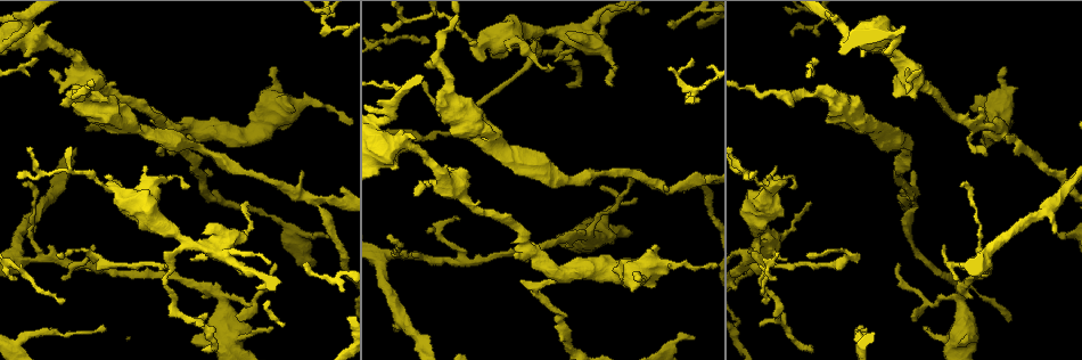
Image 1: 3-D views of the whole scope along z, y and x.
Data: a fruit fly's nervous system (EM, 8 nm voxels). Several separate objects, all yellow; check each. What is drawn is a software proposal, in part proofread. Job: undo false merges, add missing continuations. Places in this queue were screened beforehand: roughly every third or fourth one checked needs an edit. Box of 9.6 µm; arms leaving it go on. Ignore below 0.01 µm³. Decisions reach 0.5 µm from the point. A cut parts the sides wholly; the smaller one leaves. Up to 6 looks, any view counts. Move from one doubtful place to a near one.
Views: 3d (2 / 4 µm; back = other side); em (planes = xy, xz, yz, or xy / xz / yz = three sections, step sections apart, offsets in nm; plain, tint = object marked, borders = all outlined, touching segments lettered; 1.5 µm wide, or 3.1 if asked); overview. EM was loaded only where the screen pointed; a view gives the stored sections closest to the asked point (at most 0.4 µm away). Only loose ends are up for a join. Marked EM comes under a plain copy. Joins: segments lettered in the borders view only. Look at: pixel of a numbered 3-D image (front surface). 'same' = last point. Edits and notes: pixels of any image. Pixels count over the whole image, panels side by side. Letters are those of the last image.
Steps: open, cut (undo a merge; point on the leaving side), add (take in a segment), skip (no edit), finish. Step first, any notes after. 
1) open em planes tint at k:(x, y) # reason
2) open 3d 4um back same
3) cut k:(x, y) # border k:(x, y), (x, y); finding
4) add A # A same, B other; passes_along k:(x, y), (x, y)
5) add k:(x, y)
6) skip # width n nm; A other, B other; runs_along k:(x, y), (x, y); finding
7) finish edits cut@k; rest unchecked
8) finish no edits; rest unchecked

open 3d 4um at 1:(276, 265) # free end

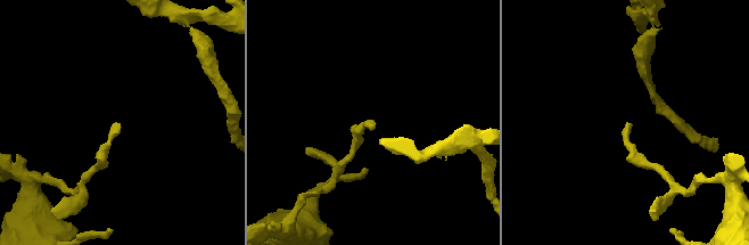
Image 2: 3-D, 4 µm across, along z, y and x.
open em xy step 4 borders at 2:(632, 125)

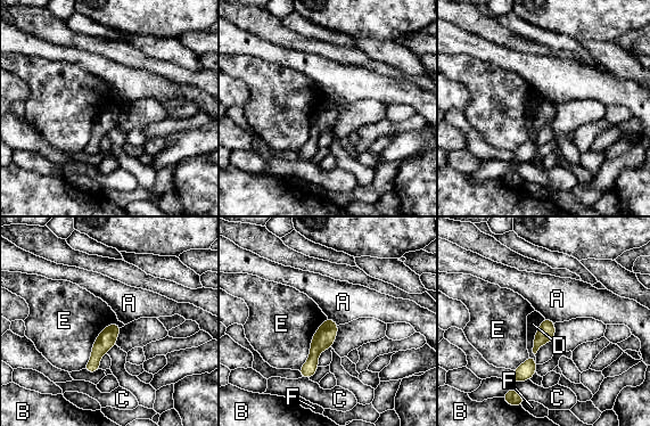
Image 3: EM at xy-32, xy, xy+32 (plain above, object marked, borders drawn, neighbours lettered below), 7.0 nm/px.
open em planes borders same

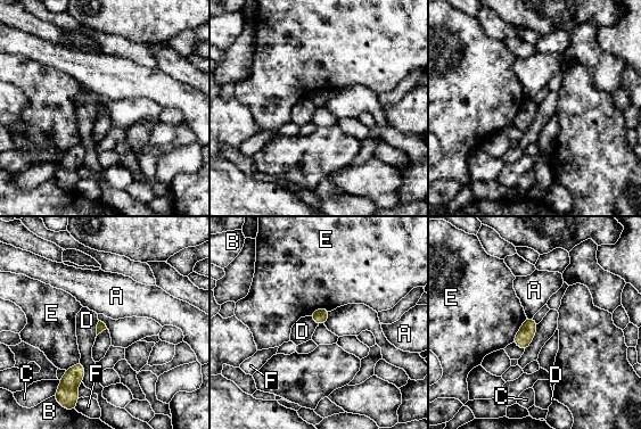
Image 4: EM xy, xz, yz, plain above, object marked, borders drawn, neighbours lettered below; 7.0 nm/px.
skip # longest_contact E 200 nm; A other, B other, C other, D other, E other, F other; no lettered segment goes on from it

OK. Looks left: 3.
open em yz step 4 tint at 1:(315, 203) # arms part here

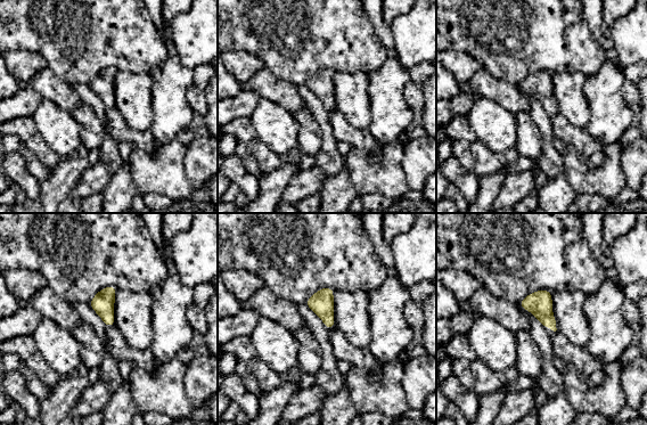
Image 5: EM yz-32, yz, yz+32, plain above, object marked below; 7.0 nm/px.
open em planes borders same # cut it another way

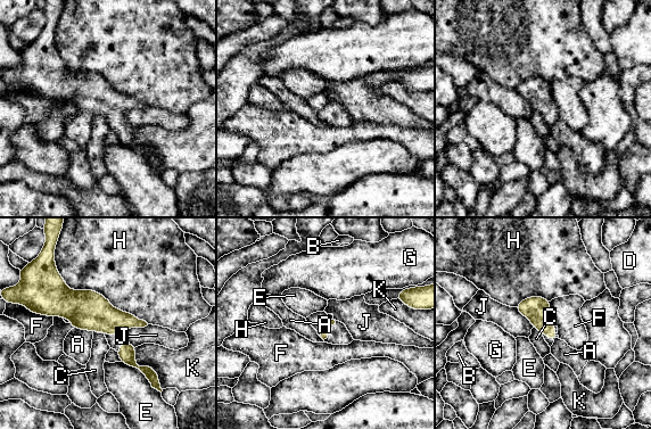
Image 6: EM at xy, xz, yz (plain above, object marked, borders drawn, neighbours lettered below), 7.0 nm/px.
skip # width 50 nm; A other, B other, C other, D other, E other, F other, G other, H other, J other, K other; border 6:(533, 327), (542, 335); one cell here

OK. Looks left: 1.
open em 3.1um planes borders at 1:(466, 202) # calibre changes

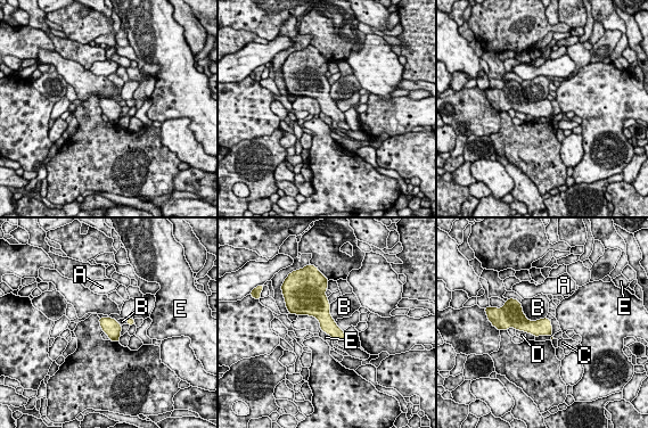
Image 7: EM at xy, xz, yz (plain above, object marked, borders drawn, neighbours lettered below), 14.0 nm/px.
skip # A other, B other, C other, D other, E other; border 7:(551, 320), (551, 334), (535, 337); all the same cell

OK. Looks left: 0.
finish no edits; rest unchecked

